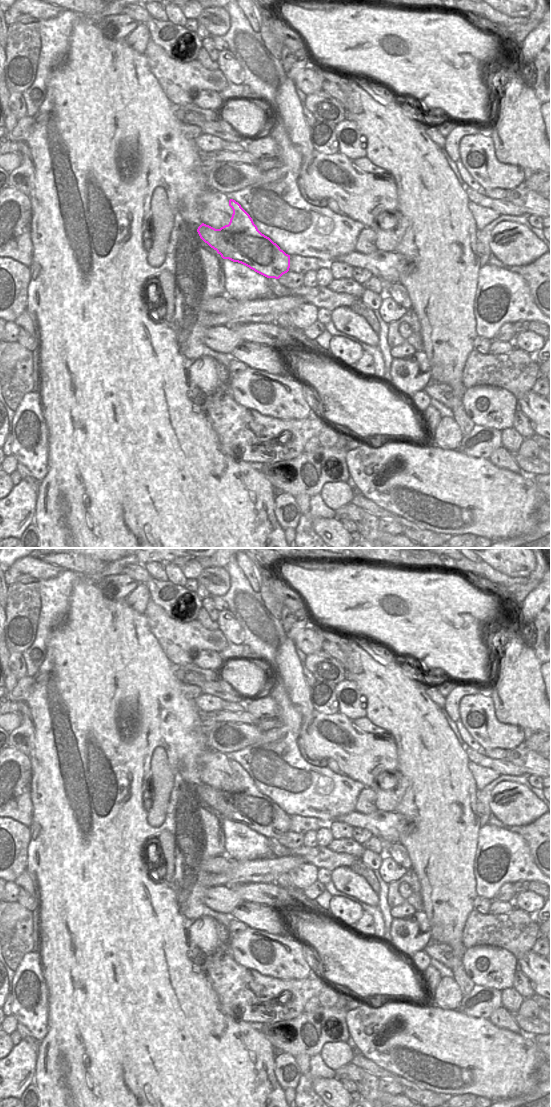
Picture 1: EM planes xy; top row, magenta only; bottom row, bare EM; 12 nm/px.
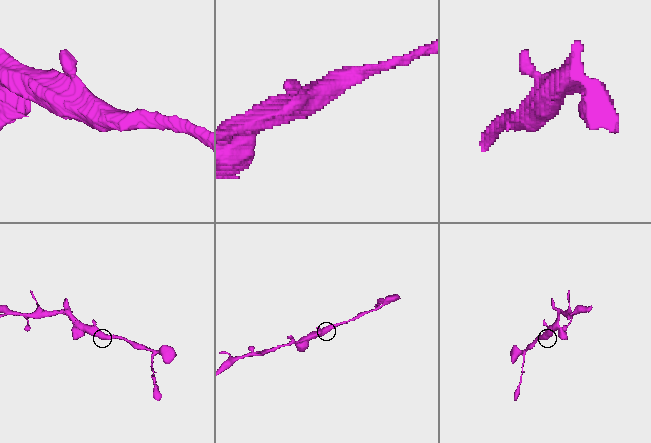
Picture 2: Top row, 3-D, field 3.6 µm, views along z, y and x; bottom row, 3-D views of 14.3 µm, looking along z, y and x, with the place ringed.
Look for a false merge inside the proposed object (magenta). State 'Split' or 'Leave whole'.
Leave whole.

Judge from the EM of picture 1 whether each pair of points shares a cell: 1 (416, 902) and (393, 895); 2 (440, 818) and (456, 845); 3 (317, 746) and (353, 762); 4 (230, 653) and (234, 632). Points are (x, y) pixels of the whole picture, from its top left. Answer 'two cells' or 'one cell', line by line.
1: one cell
2: one cell
3: one cell
4: two cells

